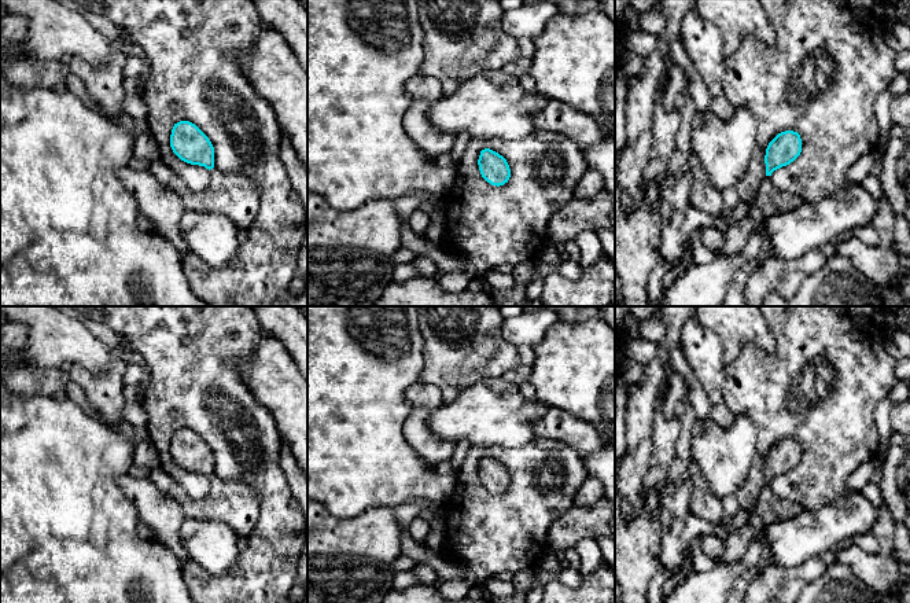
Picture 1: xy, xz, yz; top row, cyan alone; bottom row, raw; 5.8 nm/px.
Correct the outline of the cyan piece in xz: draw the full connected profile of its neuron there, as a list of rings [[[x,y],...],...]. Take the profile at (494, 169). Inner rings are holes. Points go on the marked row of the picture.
[[[490,148],[480,151],[478,165],[482,177],[491,185],[504,185],[511,177],[511,169],[506,159]]]

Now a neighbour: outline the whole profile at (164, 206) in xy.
[[[125,165],[121,168],[121,179],[137,201],[141,214],[151,221],[151,232],[170,242],[181,254],[189,251],[180,228],[187,212],[180,195],[162,185],[150,170],[137,172]]]

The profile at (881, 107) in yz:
[[[883,91],[874,103],[874,114],[878,122],[880,128],[880,137],[878,137],[878,150],[883,150],[887,147],[889,141],[889,129],[892,125],[892,118],[891,118],[891,103],[892,103],[892,95],[891,92]]]

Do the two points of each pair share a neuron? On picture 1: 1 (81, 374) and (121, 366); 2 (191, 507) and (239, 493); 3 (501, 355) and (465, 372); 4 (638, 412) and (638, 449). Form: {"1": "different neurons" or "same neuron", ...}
{"1": "same neuron", "2": "same neuron", "3": "same neuron", "4": "same neuron"}

